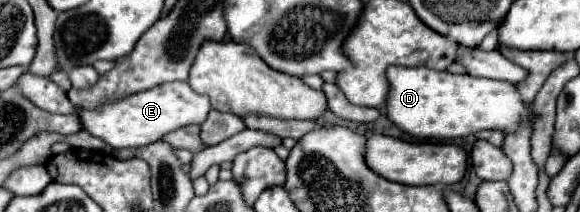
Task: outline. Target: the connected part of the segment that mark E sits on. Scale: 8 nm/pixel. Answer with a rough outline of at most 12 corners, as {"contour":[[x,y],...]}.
{"contour":[[183,81],[77,107],[113,149],[143,147],[211,111]]}

